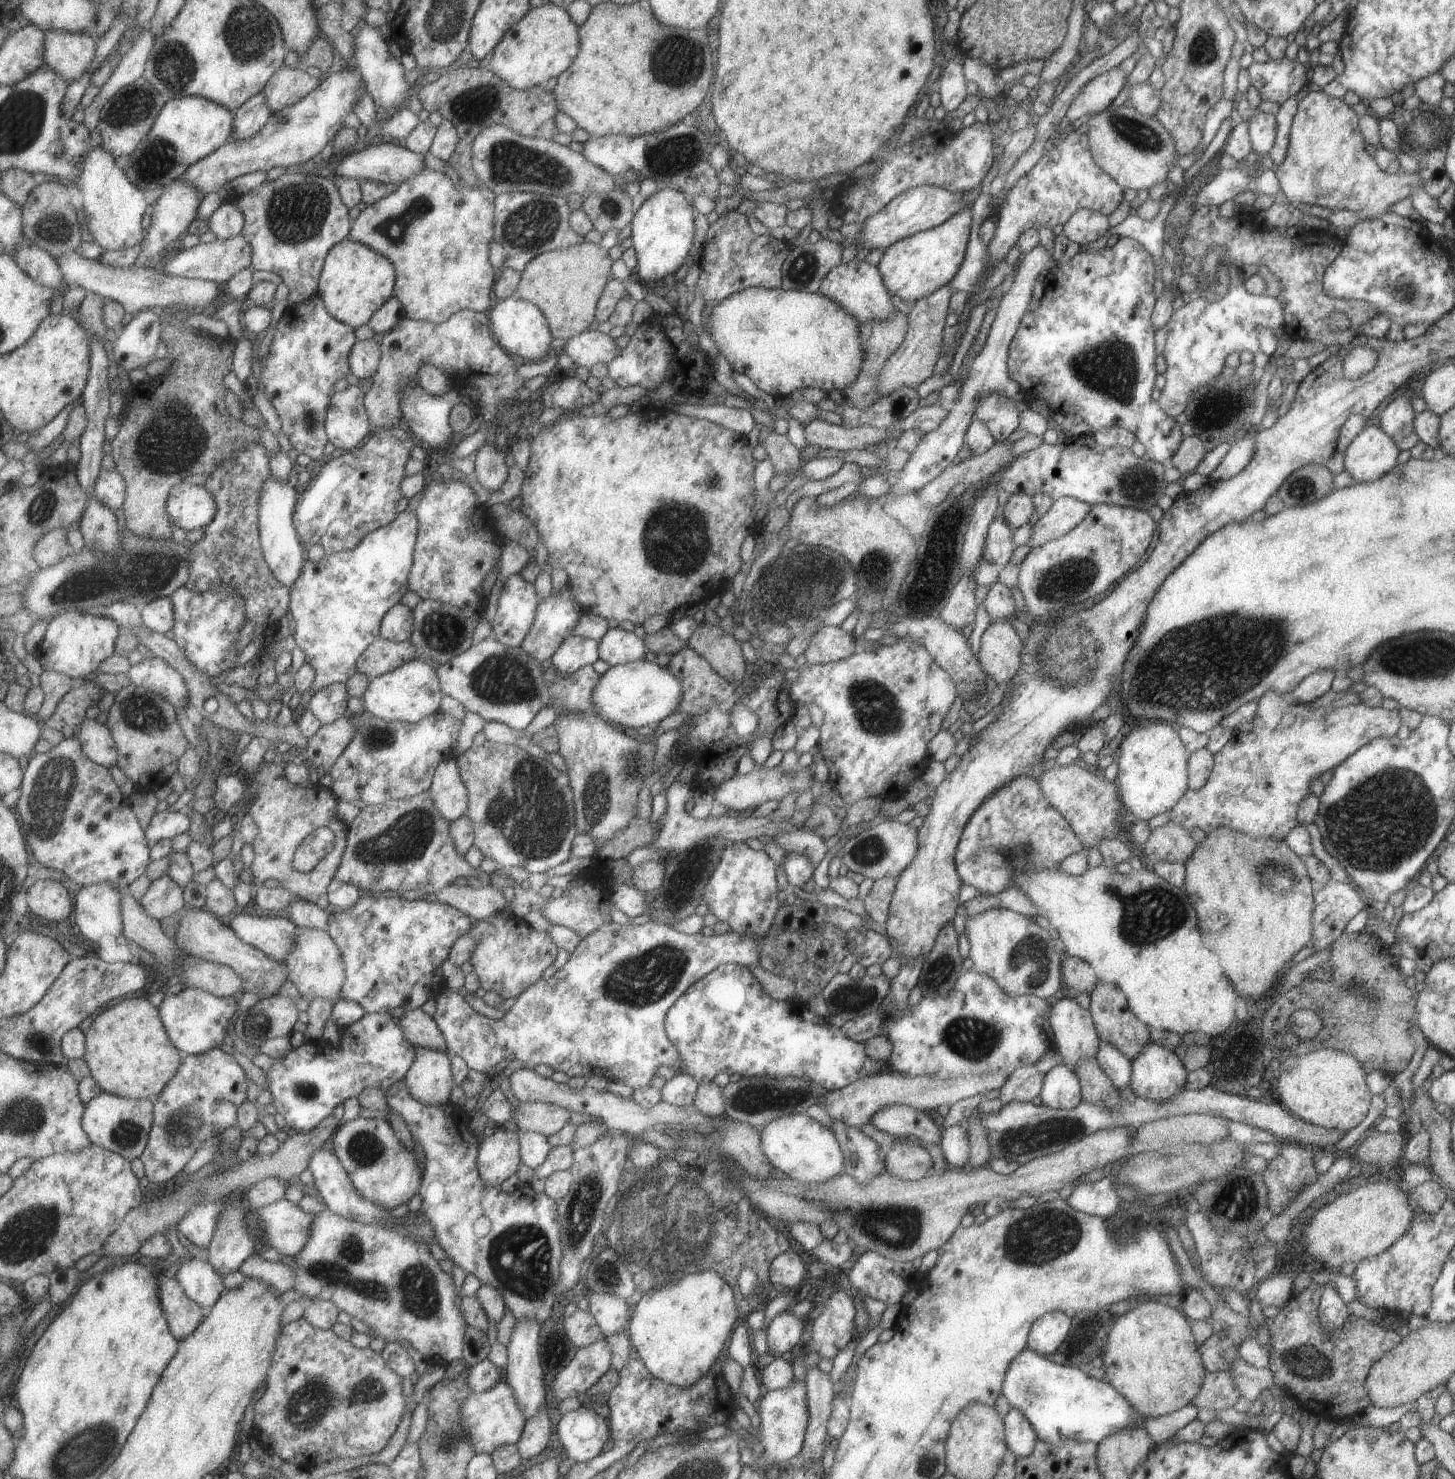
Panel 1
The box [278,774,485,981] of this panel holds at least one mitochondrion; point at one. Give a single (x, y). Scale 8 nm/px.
(410, 835)

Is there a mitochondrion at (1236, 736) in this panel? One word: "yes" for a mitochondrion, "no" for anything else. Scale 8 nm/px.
no

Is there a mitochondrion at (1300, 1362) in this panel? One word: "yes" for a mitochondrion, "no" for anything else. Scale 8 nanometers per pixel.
yes

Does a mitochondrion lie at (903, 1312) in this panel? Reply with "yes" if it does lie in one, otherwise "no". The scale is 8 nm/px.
no

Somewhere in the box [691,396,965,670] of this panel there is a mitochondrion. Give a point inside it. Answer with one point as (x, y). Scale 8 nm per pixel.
(786, 595)

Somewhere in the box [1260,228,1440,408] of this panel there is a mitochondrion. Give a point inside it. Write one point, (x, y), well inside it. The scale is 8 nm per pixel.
(1406, 291)

